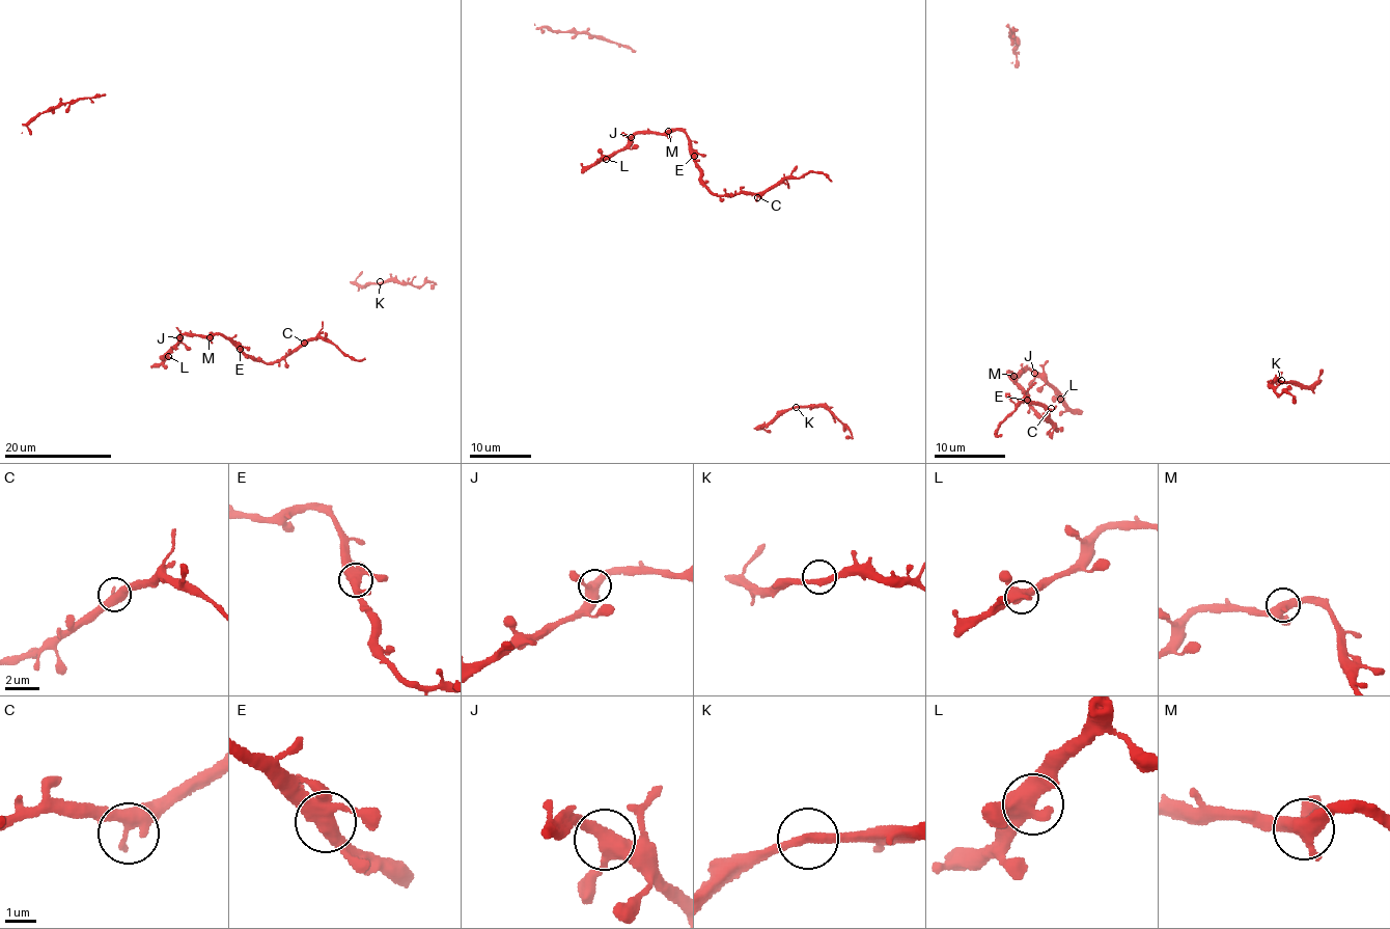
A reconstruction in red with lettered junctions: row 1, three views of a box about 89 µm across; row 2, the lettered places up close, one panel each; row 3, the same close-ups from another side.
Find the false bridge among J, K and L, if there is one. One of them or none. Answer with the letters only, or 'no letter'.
no letter

